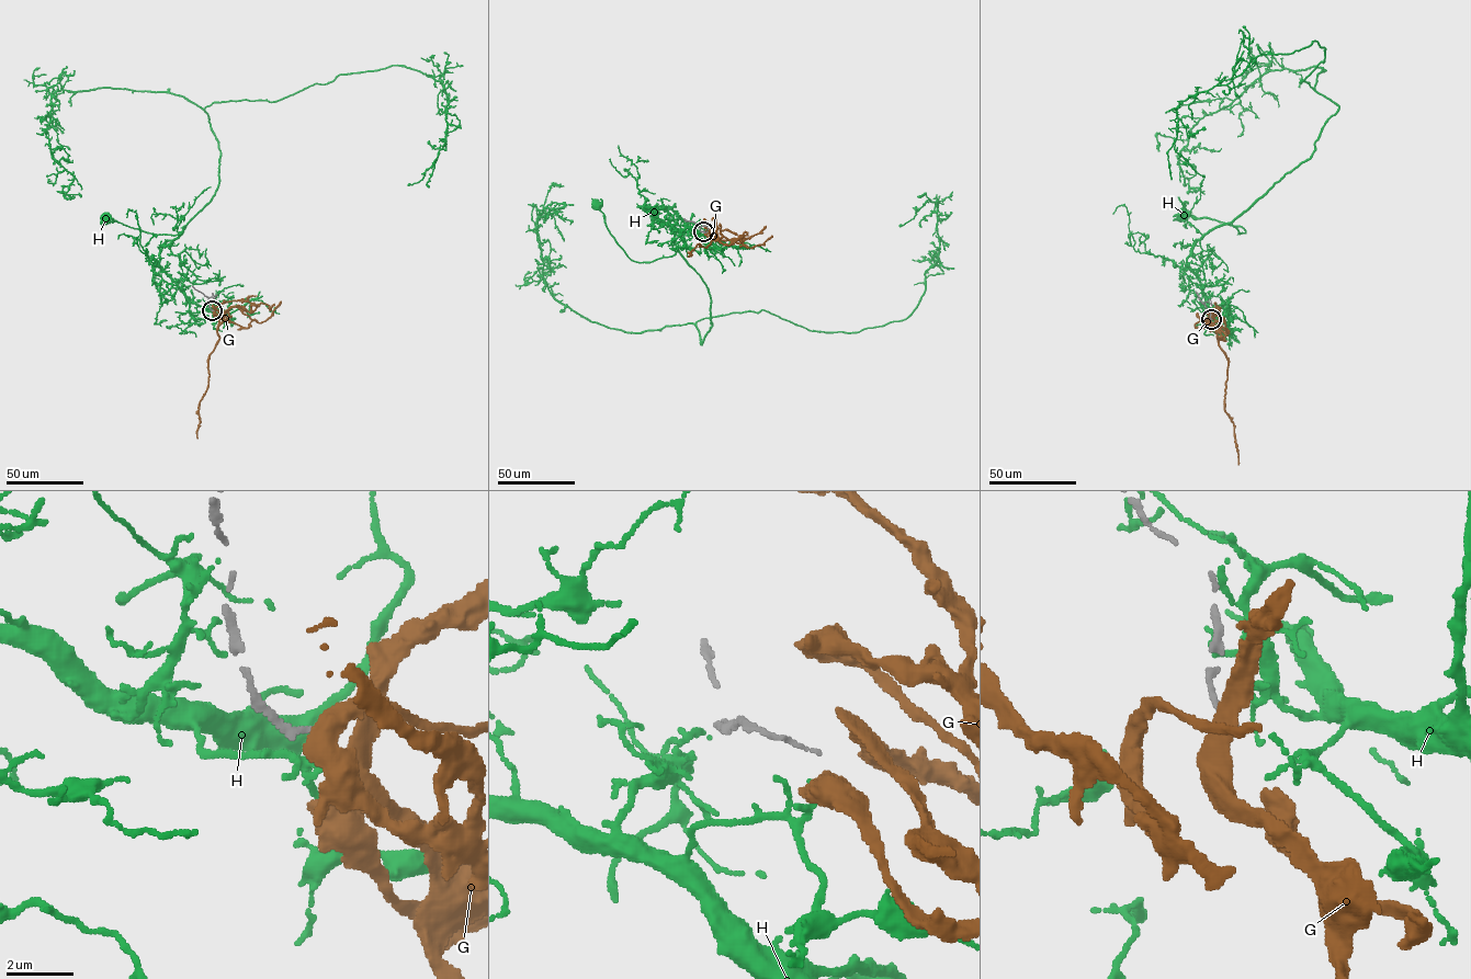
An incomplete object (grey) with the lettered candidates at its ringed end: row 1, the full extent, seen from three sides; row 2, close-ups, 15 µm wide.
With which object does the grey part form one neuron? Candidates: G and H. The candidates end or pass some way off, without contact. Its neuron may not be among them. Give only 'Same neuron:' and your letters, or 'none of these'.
Same neuron: none of these

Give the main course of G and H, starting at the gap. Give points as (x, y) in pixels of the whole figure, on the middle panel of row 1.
G: (705, 230), (711, 242), (706, 247), (698, 245), (689, 257)
H: (704, 234), (682, 232), (651, 211), (674, 231), (677, 250), (636, 262), (596, 206)

